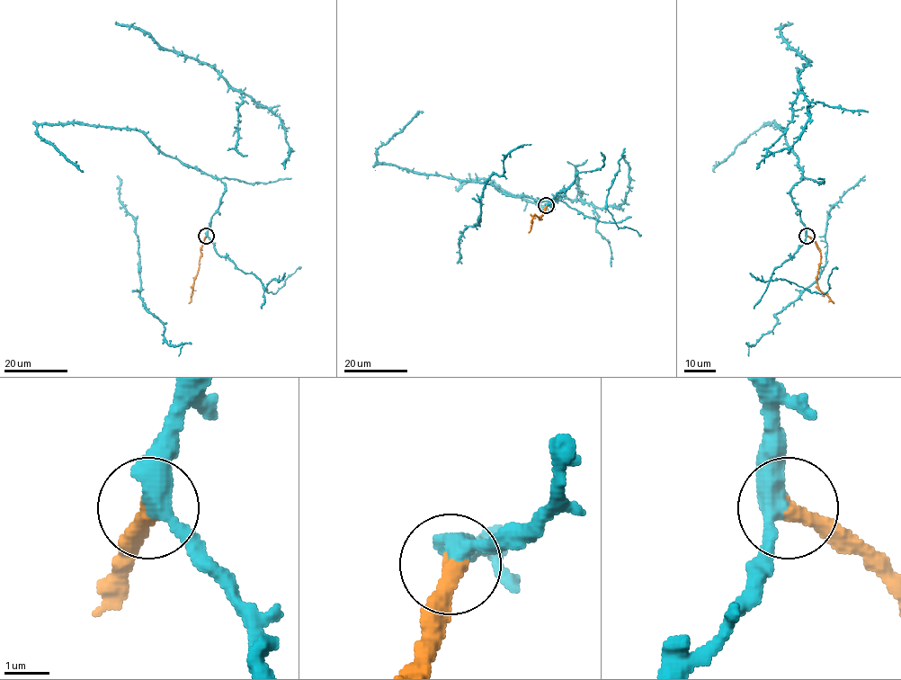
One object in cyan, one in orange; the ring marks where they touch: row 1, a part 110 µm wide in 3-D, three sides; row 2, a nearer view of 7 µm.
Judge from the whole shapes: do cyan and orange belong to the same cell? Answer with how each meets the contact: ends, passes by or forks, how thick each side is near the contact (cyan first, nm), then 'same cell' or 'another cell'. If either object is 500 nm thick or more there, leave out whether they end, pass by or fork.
cyan passes by; orange ends; calibres 400 and 400 nm; same cell

